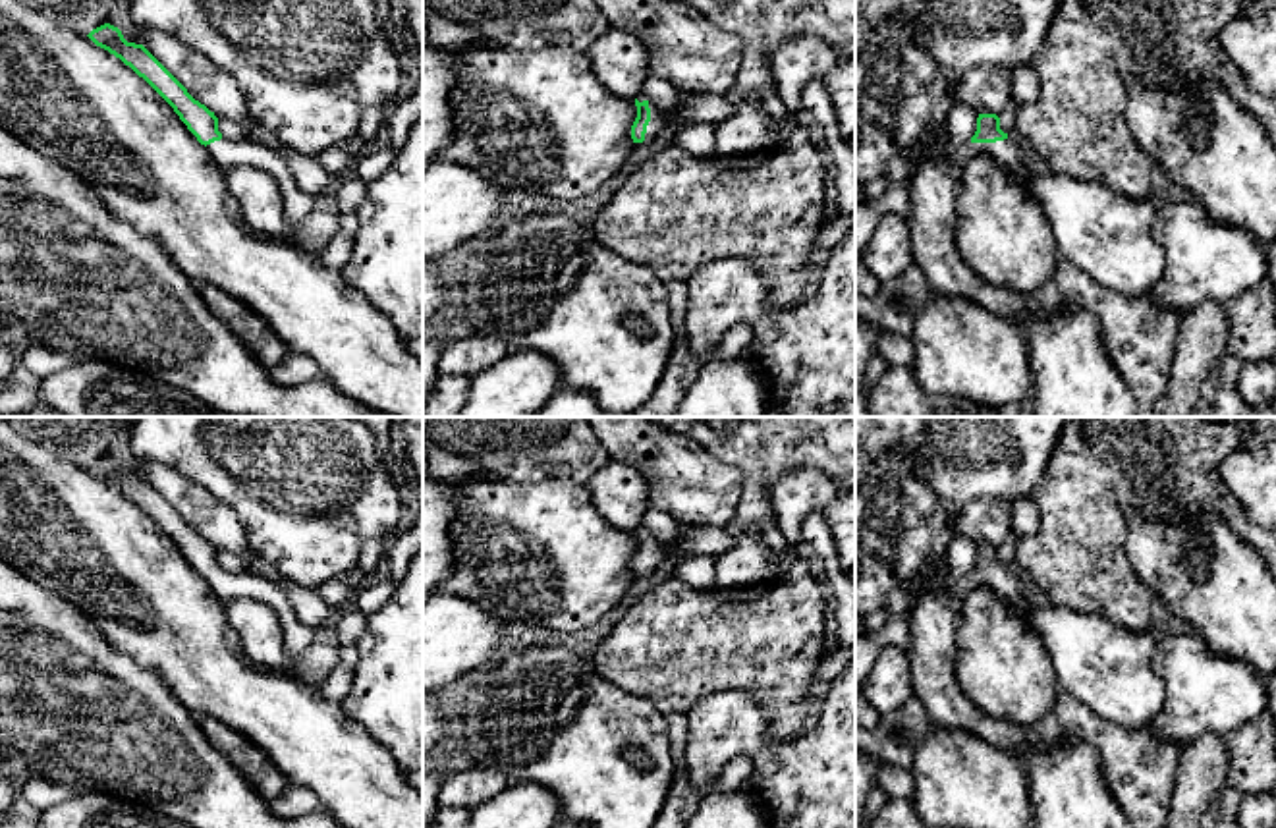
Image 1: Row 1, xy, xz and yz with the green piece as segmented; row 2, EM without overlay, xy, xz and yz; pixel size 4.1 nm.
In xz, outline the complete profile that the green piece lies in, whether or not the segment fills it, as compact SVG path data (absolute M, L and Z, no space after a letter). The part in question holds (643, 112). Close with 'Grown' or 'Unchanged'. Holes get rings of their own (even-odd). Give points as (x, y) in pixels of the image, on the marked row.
M643 91L635 98L637 118L631 125L631 139L633 143L652 143L664 129L672 133L687 127L689 120L680 116L680 110L689 104L699 95L678 91L676 104L672 108L656 106Z. Grown

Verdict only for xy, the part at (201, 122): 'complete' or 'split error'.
split error

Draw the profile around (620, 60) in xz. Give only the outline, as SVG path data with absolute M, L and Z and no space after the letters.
M610 29L585 52L610 93L627 100L637 98L651 73L651 54L643 41L627 31Z

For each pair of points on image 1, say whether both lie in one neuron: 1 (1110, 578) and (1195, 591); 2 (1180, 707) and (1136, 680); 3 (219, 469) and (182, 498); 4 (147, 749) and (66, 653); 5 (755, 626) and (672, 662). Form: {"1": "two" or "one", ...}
{"1": "two", "2": "two", "3": "two", "4": "one", "5": "one"}

